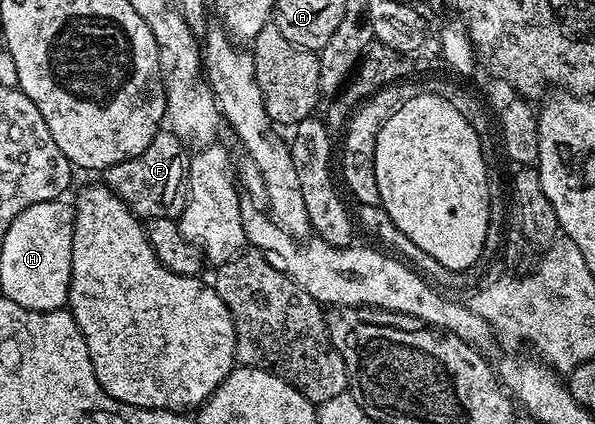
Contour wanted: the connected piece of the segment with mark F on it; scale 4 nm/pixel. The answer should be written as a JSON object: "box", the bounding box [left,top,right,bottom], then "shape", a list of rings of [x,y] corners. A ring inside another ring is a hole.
{"box":[102,127,188,219],"shape":[[[164,127],[150,139],[150,147],[122,163],[103,170],[102,181],[127,203],[141,219],[150,217],[179,218],[188,198],[188,163],[186,147],[171,129]]]}

